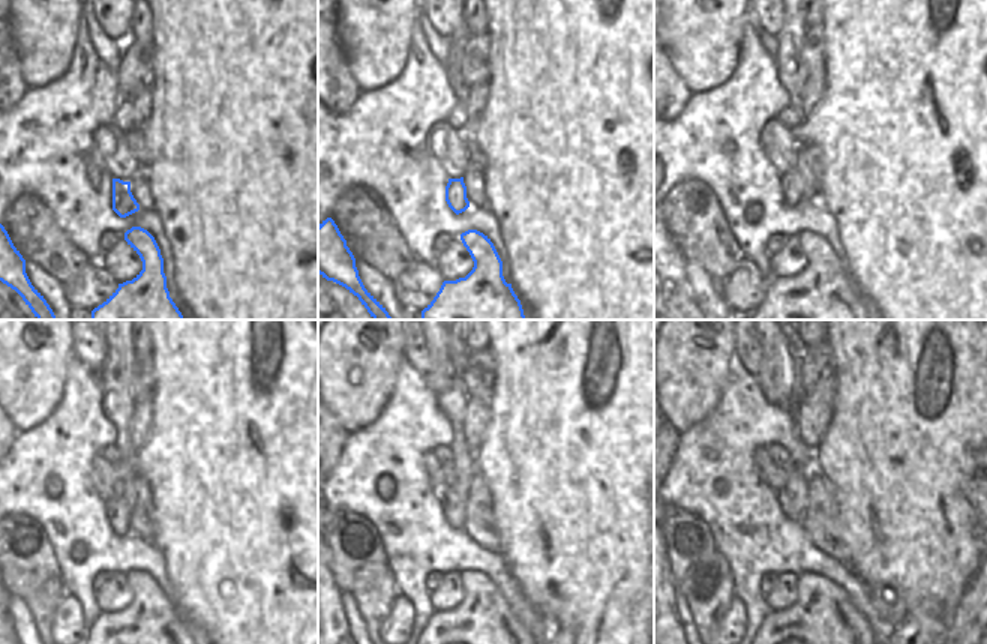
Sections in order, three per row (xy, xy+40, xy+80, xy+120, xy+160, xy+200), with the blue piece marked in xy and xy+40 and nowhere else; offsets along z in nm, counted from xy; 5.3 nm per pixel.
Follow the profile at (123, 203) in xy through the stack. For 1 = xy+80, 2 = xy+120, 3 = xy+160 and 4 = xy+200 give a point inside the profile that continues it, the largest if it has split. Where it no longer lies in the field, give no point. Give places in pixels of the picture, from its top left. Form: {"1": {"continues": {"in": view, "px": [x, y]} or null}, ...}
{"1": {"continues": {"in": "xy+80", "px": [791, 186]}}, "2": {"continues": {"in": "xy+120", "px": [120, 521]}}, "3": {"continues": {"in": "xy+160", "px": [455, 520]}}, "4": {"continues": {"in": "xy+200", "px": [783, 508]}}}

